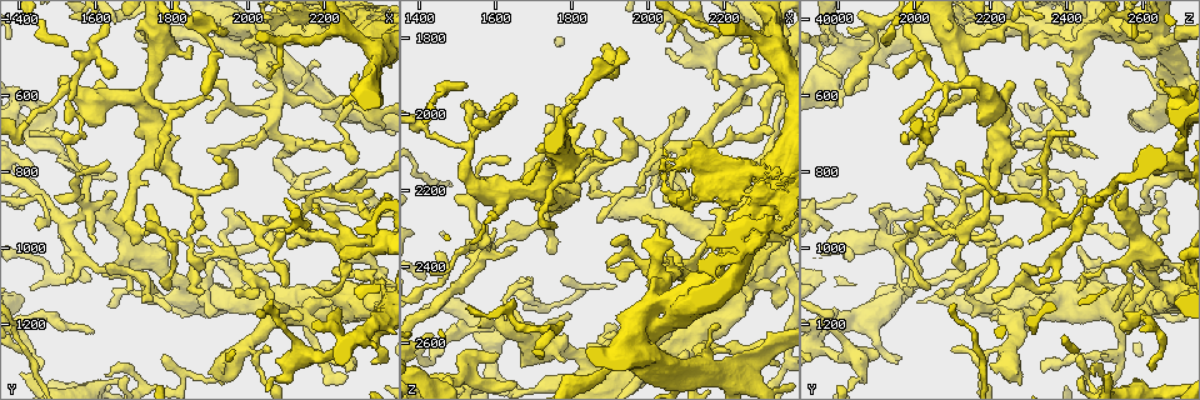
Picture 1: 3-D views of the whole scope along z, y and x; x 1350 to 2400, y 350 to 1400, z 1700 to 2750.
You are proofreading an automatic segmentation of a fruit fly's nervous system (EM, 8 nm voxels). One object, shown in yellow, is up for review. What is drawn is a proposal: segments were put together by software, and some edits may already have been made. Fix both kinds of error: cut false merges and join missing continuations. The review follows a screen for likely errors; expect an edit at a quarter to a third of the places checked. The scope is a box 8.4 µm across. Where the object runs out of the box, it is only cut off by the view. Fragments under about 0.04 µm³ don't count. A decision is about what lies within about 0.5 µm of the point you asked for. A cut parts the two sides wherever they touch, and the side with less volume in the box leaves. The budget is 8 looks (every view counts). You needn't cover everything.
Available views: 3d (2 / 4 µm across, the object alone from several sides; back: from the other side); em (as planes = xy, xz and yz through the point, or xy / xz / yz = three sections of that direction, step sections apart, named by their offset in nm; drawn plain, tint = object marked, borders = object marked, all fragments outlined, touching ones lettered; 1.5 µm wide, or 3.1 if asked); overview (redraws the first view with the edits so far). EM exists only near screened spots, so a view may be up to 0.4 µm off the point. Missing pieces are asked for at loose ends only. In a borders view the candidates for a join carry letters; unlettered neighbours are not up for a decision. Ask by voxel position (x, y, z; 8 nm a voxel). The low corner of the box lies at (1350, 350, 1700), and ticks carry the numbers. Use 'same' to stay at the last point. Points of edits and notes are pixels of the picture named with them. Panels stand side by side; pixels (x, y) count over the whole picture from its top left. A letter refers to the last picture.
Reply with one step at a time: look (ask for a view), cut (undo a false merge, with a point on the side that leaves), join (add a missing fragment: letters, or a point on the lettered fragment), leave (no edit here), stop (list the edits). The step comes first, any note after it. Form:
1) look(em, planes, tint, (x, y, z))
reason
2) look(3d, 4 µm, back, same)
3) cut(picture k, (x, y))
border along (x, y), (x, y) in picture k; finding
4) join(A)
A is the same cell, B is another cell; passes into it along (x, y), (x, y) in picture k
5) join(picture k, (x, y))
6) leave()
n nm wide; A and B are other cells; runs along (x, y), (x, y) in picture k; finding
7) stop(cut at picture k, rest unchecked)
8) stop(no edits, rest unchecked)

look(em, planes, borders, (1985, 735, 2270))
an open end

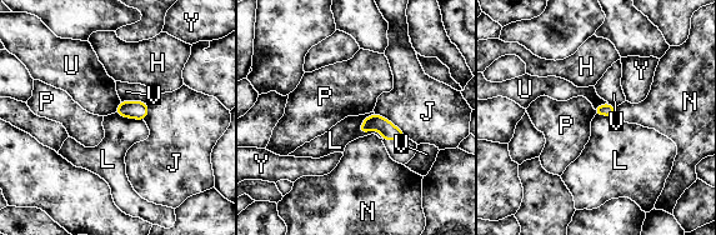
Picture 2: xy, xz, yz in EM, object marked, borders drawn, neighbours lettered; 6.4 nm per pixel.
leave()
80 nm wide; H, J, L, N, P, U, V and Y are other cells; border along (365, 116), (359, 131), (382, 138) in picture 2; none of them fits

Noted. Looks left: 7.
look(3d, 4 µm, (2025, 425, 2490))
two arms at a narrow angle

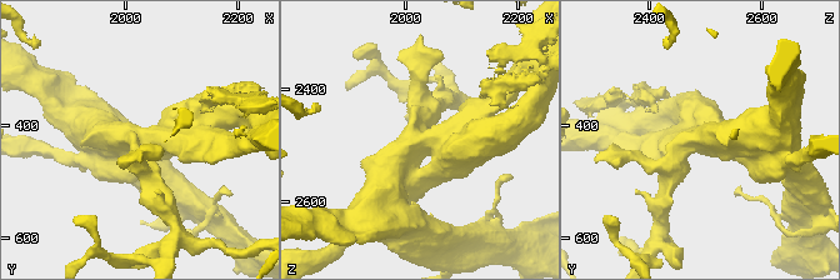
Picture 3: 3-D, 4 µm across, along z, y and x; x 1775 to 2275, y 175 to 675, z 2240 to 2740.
look(em, planes, tint, (2020, 425, 2485))

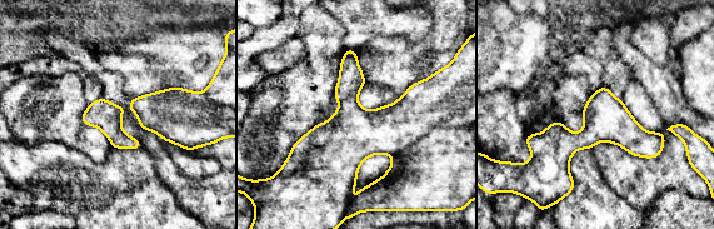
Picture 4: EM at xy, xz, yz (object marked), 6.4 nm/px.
look(em, planes, borders, same)

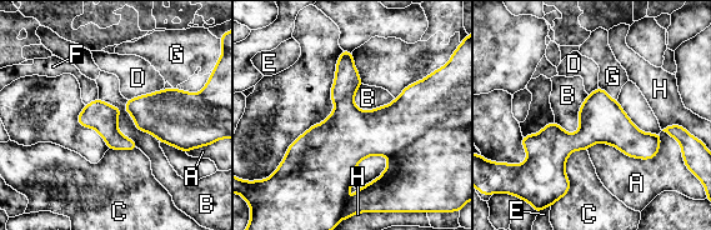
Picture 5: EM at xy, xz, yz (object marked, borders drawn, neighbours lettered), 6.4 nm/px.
leave()
A touches over 500 nm; A, B, C, D, E, F, G and H are other cells; border along (98, 99), (139, 148) in picture 5; one neuron here

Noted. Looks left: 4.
look(em, planes, borders, (2230, 1165, 1795))
branch stops here

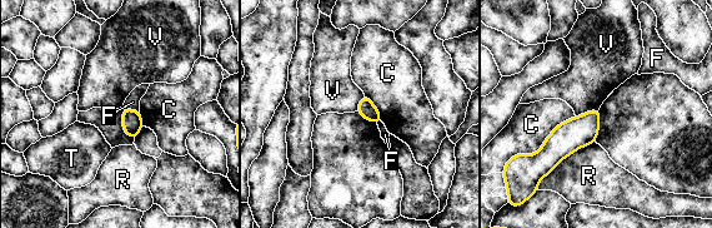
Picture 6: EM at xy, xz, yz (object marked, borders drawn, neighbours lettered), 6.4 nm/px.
leave()
R touches over 420 nm; C, F, R, T and V are other cells; border along (598, 108), (576, 117) in picture 6; no lettered fragment goes on from it

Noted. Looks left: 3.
stop(no edits, rest unchecked)

